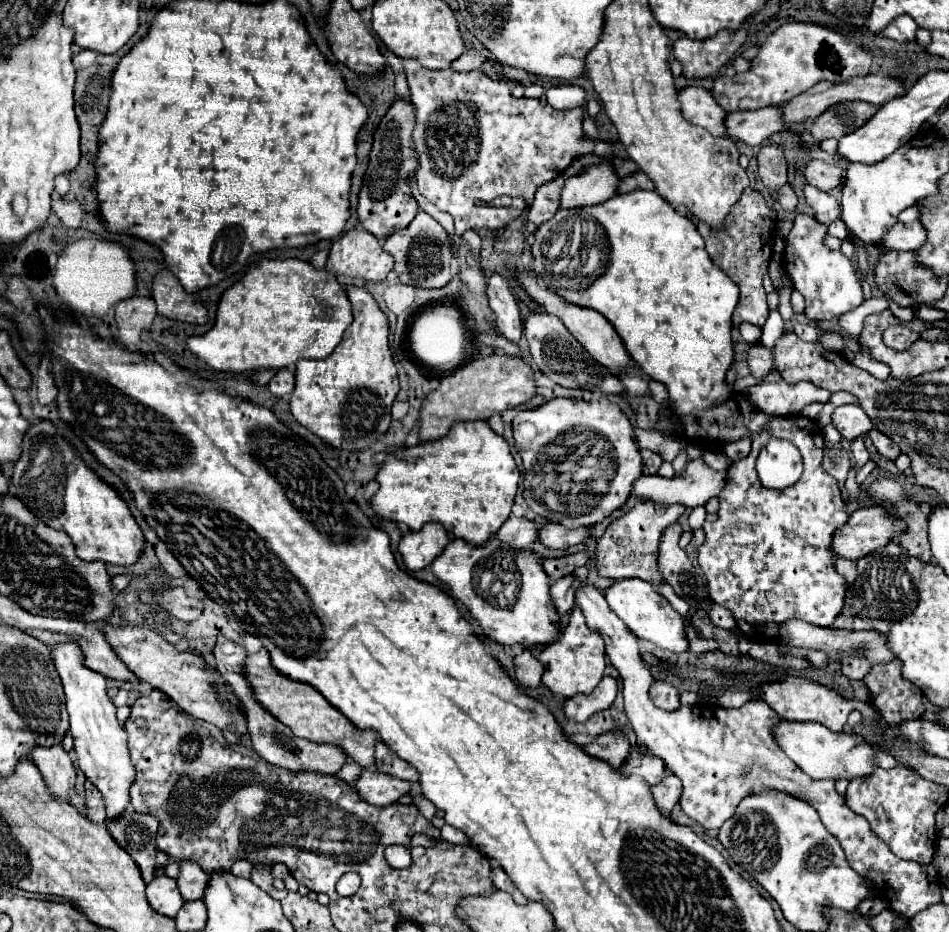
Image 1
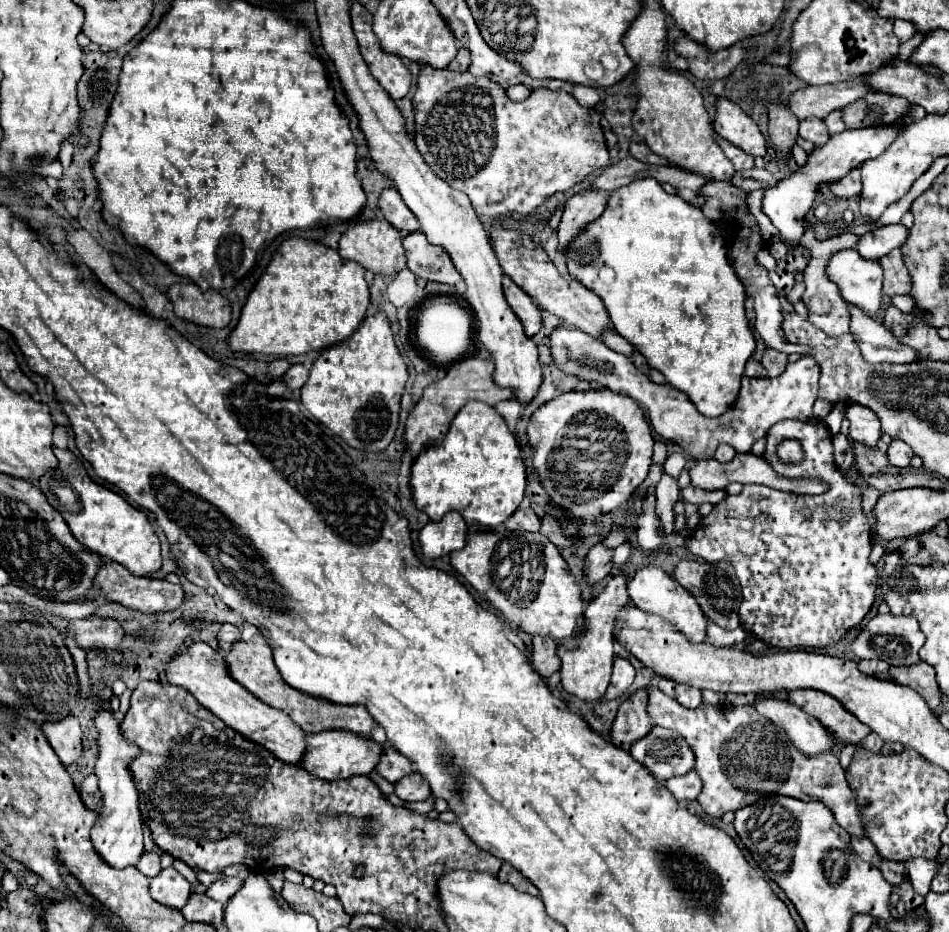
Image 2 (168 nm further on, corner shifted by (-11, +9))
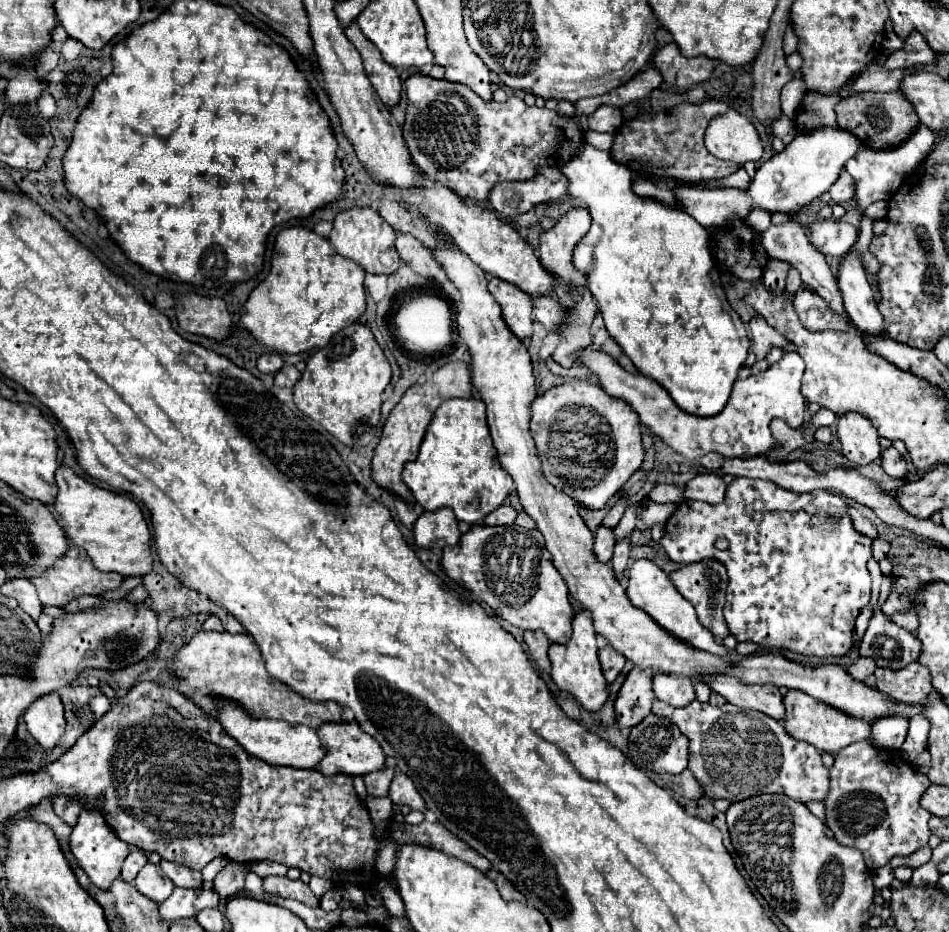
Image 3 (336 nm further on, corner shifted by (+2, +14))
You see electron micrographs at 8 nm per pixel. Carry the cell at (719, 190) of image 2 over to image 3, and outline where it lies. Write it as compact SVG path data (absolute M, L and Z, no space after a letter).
M753 316L749 320L749 328L751 328L751 340L753 340L753 352L757 356L757 360L765 358L765 354L773 348L773 346L785 346L789 344L789 340L785 340L777 330L773 330L765 318L761 316Z

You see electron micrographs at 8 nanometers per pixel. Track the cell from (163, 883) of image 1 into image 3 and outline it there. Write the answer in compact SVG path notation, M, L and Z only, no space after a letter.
M147 864L135 878L135 886L141 894L145 894L147 898L155 900L157 904L161 904L163 900L167 900L175 888L175 884L161 872L159 866L155 864Z

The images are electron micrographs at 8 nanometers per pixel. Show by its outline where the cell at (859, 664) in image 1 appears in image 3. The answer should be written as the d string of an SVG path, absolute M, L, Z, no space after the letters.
M859 658L855 664L851 664L847 670L853 678L859 678L859 680L865 680L869 674L873 674L877 668L877 664L873 662L873 658Z

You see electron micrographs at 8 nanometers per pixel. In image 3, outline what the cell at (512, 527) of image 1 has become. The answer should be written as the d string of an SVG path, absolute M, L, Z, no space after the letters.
M503 504L485 518L485 524L487 526L509 526L515 522L515 518L517 518L517 510L509 504Z

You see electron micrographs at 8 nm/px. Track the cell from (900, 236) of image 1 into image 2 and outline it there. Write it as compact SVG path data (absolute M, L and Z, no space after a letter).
M886 225L862 235L854 249L864 259L878 261L882 255L888 255L892 249L902 247L902 241L906 241L906 235L908 235L908 229L904 225Z

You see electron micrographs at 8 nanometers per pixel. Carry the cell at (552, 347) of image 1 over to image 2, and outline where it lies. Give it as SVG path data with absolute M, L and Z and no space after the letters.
M558 327L550 337L550 349L554 357L554 365L568 373L578 375L586 381L594 381L602 387L608 387L618 393L626 393L634 401L642 403L650 415L650 423L654 431L670 443L676 443L688 457L692 459L712 459L714 451L720 443L728 443L736 449L736 453L750 453L756 439L766 437L772 425L782 419L798 419L810 421L812 419L812 405L818 399L818 375L820 367L812 355L806 355L794 363L788 363L786 371L778 377L762 377L742 379L742 389L738 403L730 407L720 417L704 417L700 411L690 403L690 399L670 387L670 385L656 385L644 373L640 373L634 363L612 349L608 349L602 341L592 335L586 335L578 329L564 329Z

